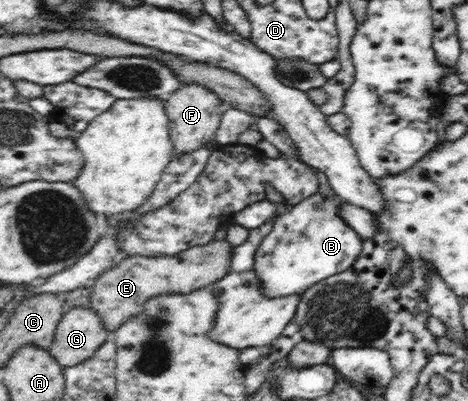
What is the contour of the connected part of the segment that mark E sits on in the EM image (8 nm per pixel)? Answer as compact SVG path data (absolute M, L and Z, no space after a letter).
M223 239L188 248L173 256L127 255L119 264L107 269L90 284L88 308L99 315L109 332L113 332L124 322L141 314L145 302L153 296L189 294L223 278L231 272L232 248L232 244Z

